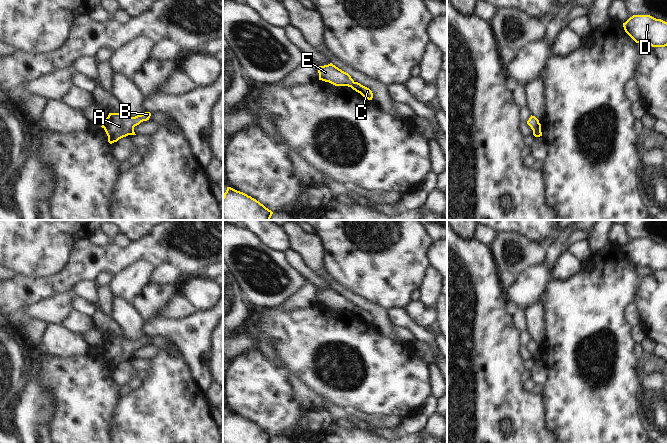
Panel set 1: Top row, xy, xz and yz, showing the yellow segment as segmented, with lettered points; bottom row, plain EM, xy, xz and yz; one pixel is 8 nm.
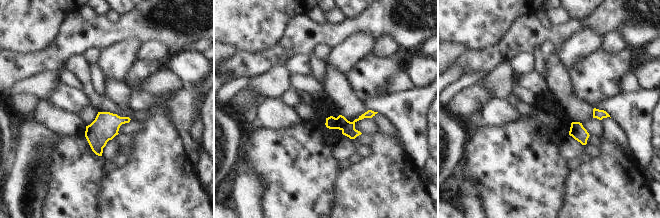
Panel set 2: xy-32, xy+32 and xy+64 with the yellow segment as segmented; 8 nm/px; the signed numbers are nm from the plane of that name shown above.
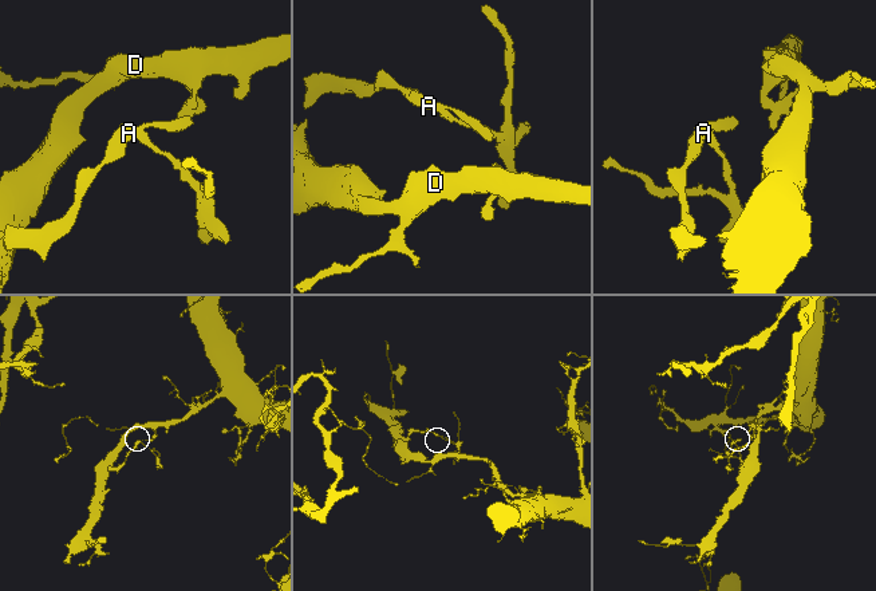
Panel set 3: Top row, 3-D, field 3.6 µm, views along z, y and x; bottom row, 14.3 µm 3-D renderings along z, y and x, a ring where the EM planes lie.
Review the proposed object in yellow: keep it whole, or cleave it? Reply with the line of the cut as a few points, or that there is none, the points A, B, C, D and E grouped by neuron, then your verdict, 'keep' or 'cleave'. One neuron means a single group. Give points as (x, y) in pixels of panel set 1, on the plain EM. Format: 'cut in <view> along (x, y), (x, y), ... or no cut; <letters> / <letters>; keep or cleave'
cut in yz along (539, 347), (532, 353); A B D E / C; cleave

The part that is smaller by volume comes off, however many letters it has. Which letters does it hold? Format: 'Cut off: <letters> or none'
Cut off: C

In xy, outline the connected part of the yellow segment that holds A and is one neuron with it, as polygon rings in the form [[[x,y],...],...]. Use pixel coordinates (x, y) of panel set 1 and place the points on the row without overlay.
[[[145,336],[135,341],[131,341],[126,337],[109,337],[108,341],[104,343],[101,351],[108,360],[108,366],[112,368],[128,360],[132,351],[139,349],[143,345],[149,344],[150,340],[150,336]]]

